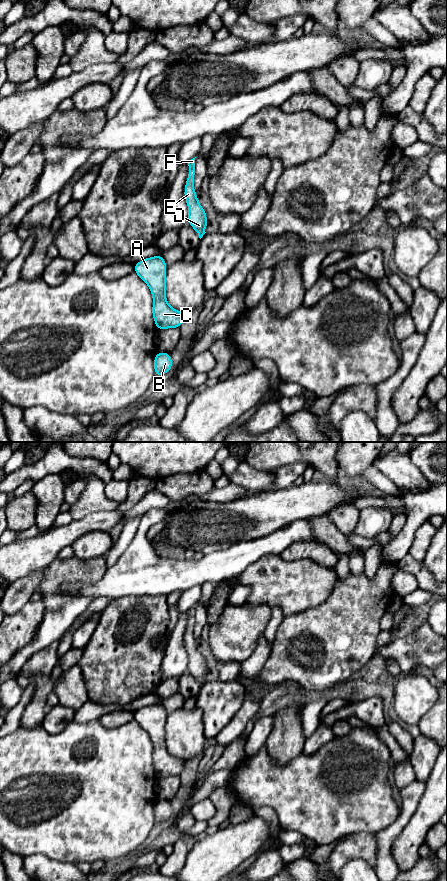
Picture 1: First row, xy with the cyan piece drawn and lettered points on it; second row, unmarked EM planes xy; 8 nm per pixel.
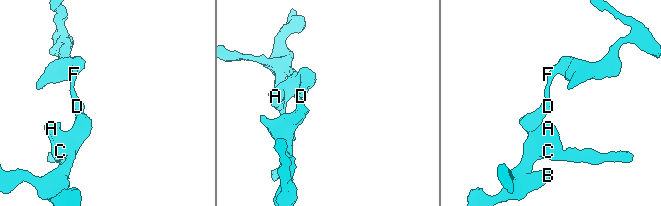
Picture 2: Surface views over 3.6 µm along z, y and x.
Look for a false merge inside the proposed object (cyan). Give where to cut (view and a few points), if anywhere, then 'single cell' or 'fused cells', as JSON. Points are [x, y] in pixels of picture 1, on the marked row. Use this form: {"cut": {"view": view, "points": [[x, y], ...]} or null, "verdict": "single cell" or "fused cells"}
{"cut": null, "verdict": "single cell"}

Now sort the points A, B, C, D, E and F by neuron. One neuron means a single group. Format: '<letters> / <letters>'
A B C D E F

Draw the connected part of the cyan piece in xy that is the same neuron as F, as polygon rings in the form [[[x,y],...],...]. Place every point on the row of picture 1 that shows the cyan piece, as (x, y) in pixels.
[[[195,158],[188,162],[188,166],[189,171],[184,189],[184,197],[189,211],[187,223],[193,227],[201,239],[206,233],[205,228],[208,225],[208,219],[205,210],[198,202],[198,196],[194,190]]]

